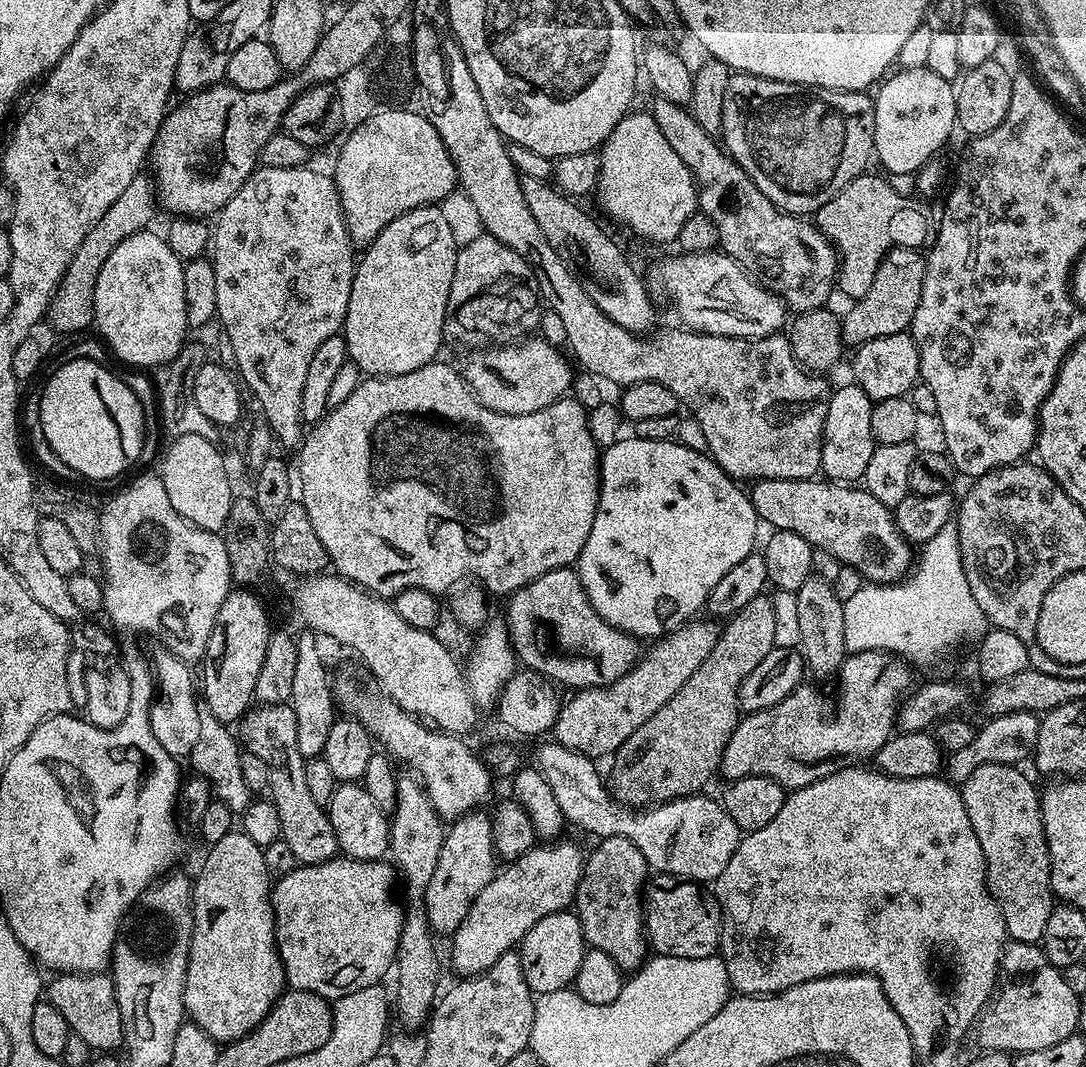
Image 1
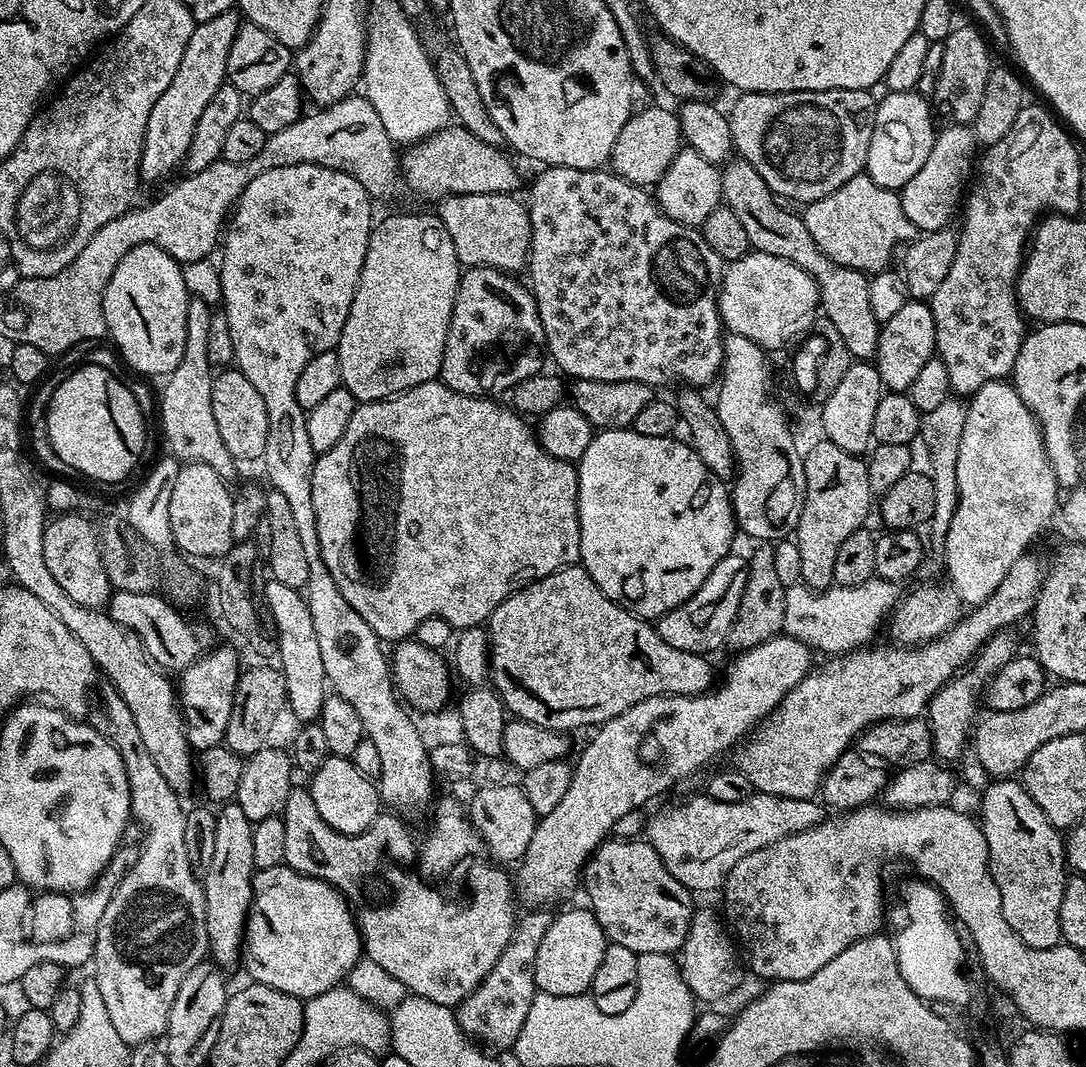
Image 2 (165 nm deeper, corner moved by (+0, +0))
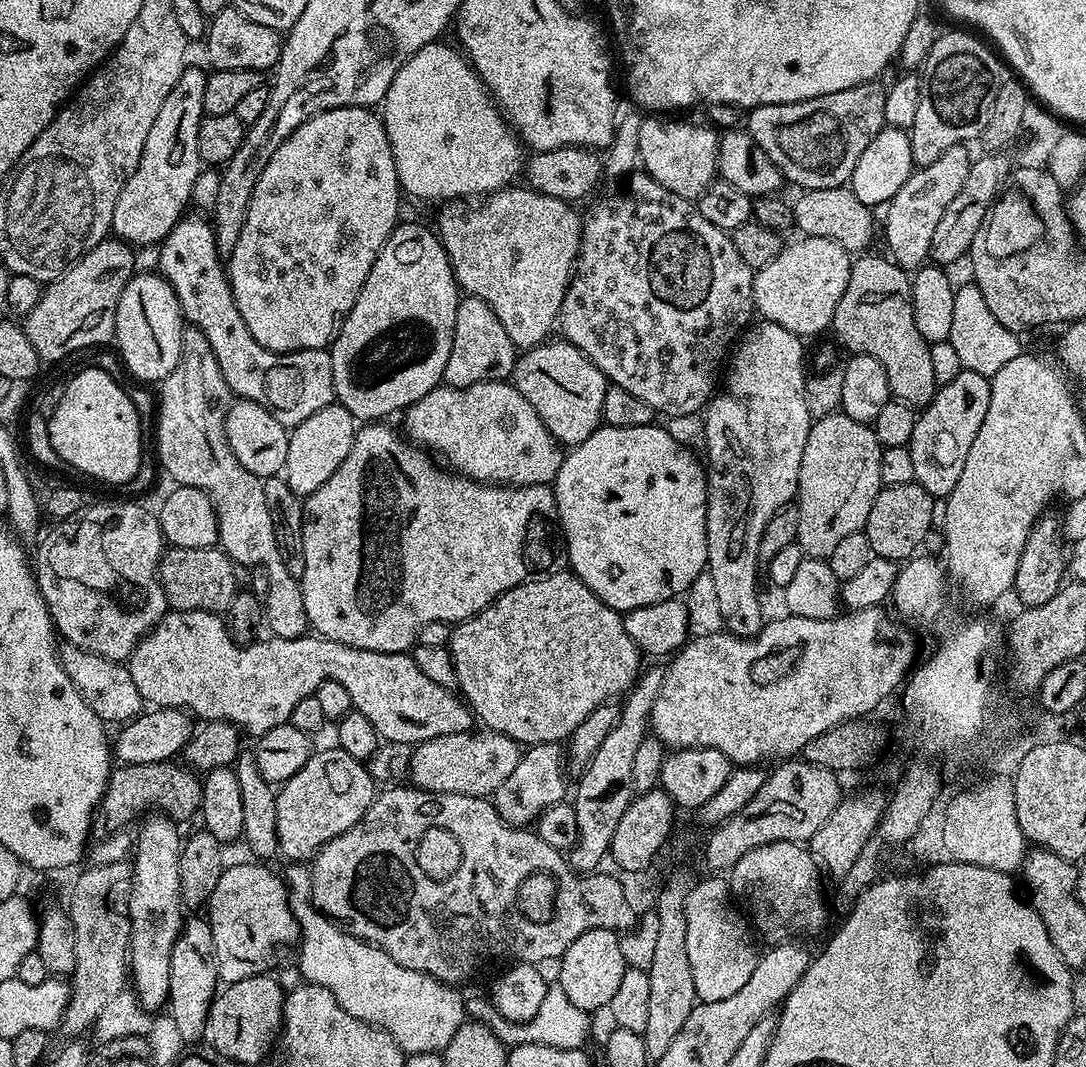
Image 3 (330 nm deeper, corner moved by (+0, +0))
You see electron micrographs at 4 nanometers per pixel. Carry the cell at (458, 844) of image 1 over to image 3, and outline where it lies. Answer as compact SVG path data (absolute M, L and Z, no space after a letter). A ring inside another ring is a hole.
M560 744L531 745L521 755L518 766L514 766L514 771L510 773L510 778L506 778L506 782L502 782L502 786L498 786L494 793L498 814L507 824L531 825L547 808L565 799L564 768L566 772L566 756Z

